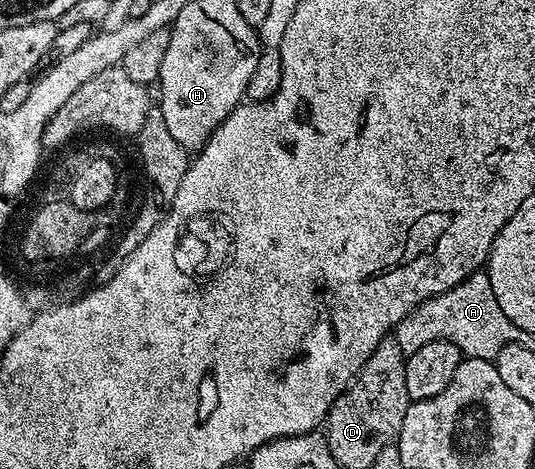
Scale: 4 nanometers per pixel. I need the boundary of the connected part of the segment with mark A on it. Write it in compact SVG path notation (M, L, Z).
M479 270L473 272L468 278L464 278L464 282L452 286L452 290L433 296L431 300L425 300L418 307L413 308L398 324L392 339L398 343L406 357L416 354L416 350L420 350L420 346L428 342L451 340L462 351L463 357L471 360L493 361L500 354L500 350L504 350L506 344L515 343L519 336L517 326L511 322L508 314L504 314L504 310L500 310L500 302L496 302L496 294L492 294L492 282L485 271Z

